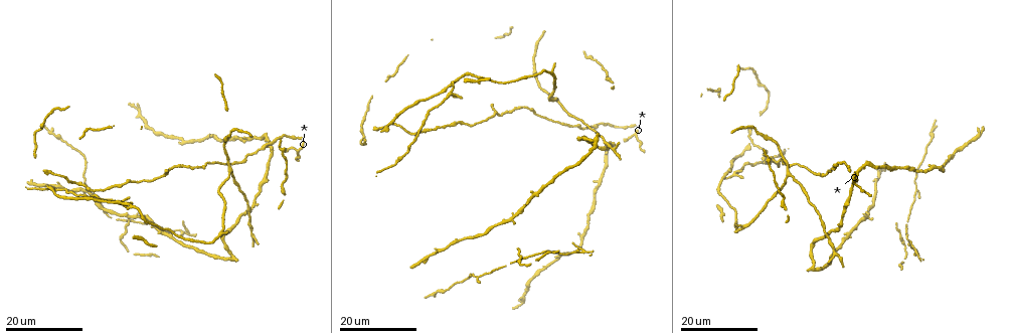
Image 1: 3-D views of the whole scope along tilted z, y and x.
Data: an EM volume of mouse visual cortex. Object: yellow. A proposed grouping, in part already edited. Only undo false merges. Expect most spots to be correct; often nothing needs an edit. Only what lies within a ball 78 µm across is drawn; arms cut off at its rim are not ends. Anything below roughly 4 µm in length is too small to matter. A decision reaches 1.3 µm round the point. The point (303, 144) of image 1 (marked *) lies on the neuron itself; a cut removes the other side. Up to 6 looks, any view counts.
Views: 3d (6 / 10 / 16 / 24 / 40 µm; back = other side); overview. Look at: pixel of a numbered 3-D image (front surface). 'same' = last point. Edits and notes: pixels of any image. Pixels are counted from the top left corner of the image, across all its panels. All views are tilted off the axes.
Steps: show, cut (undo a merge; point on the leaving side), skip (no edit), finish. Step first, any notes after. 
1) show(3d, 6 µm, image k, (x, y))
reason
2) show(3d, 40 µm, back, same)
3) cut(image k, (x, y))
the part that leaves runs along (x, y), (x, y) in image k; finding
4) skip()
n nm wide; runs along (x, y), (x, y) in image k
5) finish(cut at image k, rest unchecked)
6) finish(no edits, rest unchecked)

show(3d, 16 µm, image 1, (273, 154))
side arm on a straight run

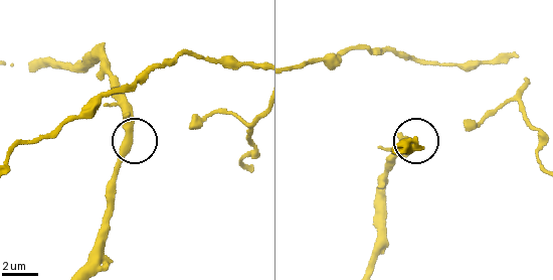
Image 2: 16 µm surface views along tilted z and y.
show(3d, 10 µm, image 2, (126, 131))
closer look

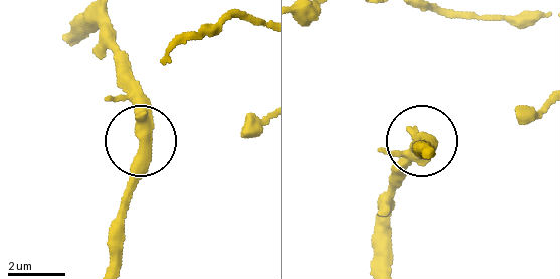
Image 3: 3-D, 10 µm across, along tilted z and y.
skip()
3 arms; one neuron here

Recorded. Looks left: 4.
show(3d, 24 µm, image 1, (788, 175))
three-way junction

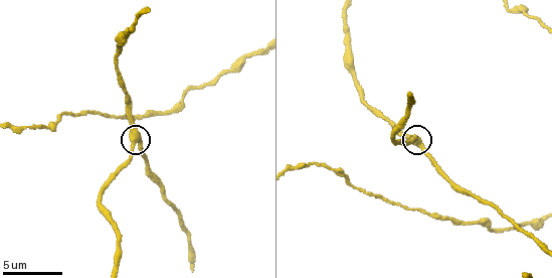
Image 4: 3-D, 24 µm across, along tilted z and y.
show(3d, 6 µm, image 4, (136, 136))

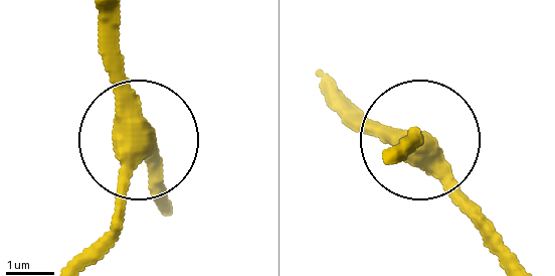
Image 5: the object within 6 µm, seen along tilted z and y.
skip()
390 nm wide; runs along (519, 263), (428, 146), (363, 118) in image 5; one neuron here

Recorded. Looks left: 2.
finish(no edits, rest unchecked)

